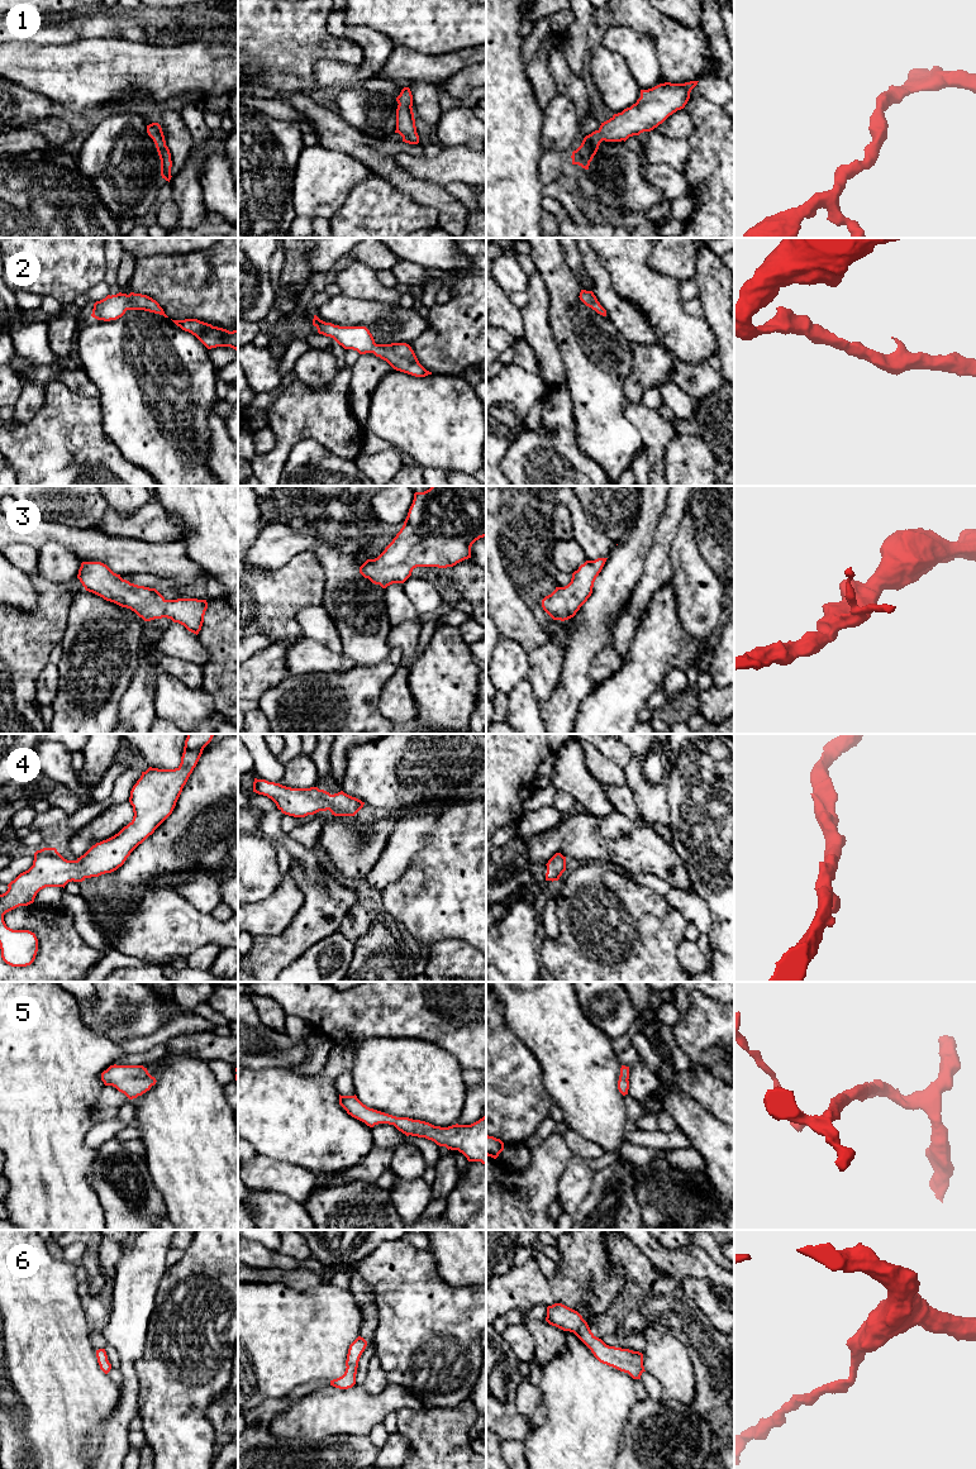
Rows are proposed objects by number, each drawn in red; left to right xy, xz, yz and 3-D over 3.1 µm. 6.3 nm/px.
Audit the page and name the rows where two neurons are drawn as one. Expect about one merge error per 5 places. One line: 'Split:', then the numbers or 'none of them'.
Split: none of them

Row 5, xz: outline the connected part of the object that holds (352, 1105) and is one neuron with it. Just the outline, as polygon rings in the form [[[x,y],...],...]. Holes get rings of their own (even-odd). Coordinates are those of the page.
[[[341,1096],[339,1105],[352,1117],[373,1127],[379,1124],[394,1125],[406,1136],[425,1137],[448,1150],[458,1150],[468,1162],[481,1162],[486,1165],[486,1116],[471,1125],[434,1126],[429,1122],[409,1117],[396,1117],[363,1105],[357,1096]]]

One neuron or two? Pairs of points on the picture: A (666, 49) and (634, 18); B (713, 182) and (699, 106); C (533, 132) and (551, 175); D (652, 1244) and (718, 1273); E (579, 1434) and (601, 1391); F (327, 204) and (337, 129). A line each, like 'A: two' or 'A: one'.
A: one
B: one
C: two
D: one
E: one
F: two

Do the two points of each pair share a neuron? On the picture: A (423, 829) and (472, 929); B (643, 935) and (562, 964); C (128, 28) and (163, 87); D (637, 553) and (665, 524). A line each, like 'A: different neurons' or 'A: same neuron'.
A: different neurons
B: same neuron
C: different neurons
D: different neurons

